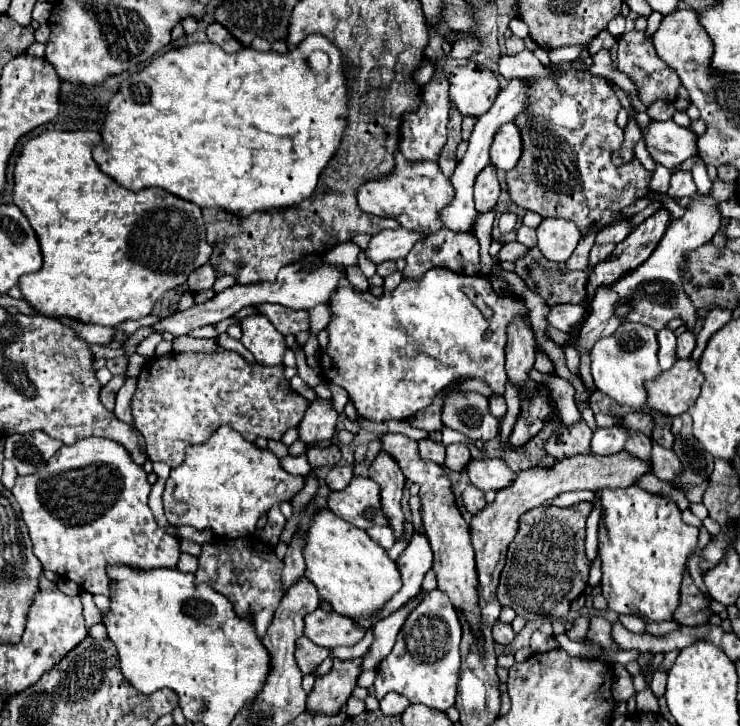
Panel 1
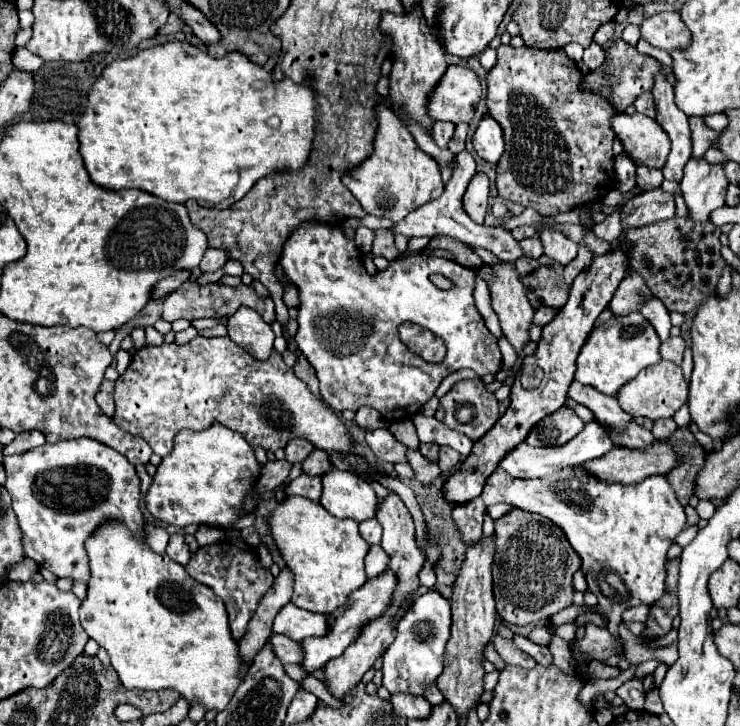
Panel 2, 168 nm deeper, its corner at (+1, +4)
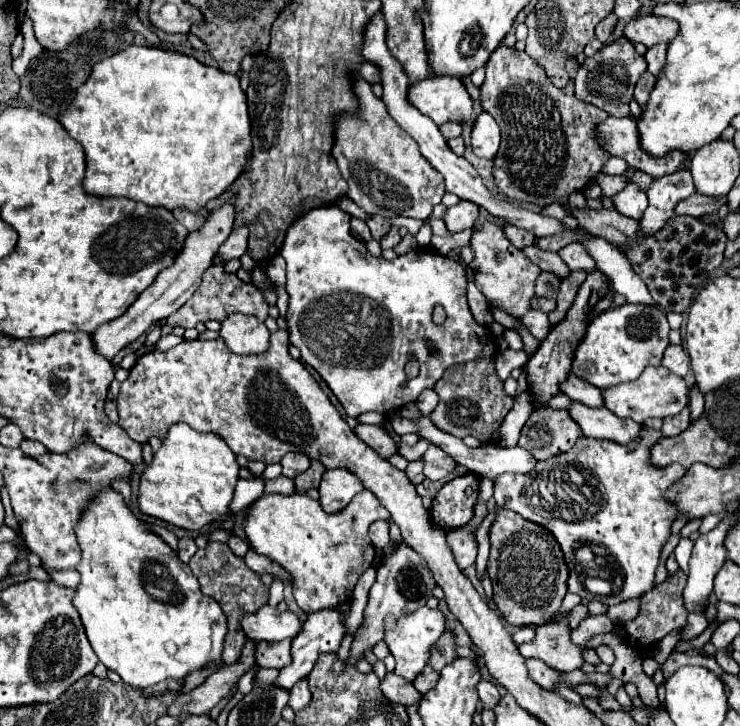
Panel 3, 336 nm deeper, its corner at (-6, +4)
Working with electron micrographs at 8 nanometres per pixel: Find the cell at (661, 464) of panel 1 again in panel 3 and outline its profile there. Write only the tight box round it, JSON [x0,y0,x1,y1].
[567,402,641,444]

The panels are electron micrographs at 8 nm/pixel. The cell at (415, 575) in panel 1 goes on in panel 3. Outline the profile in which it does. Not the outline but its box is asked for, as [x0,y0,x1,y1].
[273,608,347,690]

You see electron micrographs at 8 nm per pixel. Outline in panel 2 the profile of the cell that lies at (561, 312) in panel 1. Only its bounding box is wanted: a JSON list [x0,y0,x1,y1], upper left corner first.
[534,308,556,326]

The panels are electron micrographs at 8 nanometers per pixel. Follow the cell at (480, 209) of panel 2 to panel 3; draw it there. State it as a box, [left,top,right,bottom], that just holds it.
[443,200,479,232]

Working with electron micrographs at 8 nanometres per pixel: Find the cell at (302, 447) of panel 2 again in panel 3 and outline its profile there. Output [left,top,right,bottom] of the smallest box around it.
[279,452,309,478]

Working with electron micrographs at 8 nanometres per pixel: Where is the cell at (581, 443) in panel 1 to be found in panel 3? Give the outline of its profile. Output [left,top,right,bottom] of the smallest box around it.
[517,406,579,460]

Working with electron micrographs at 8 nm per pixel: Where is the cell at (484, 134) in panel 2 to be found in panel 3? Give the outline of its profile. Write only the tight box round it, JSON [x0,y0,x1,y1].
[471,112,501,160]

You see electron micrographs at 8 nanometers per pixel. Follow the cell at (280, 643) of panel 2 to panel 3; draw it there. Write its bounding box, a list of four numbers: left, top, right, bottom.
[255,640,291,668]

